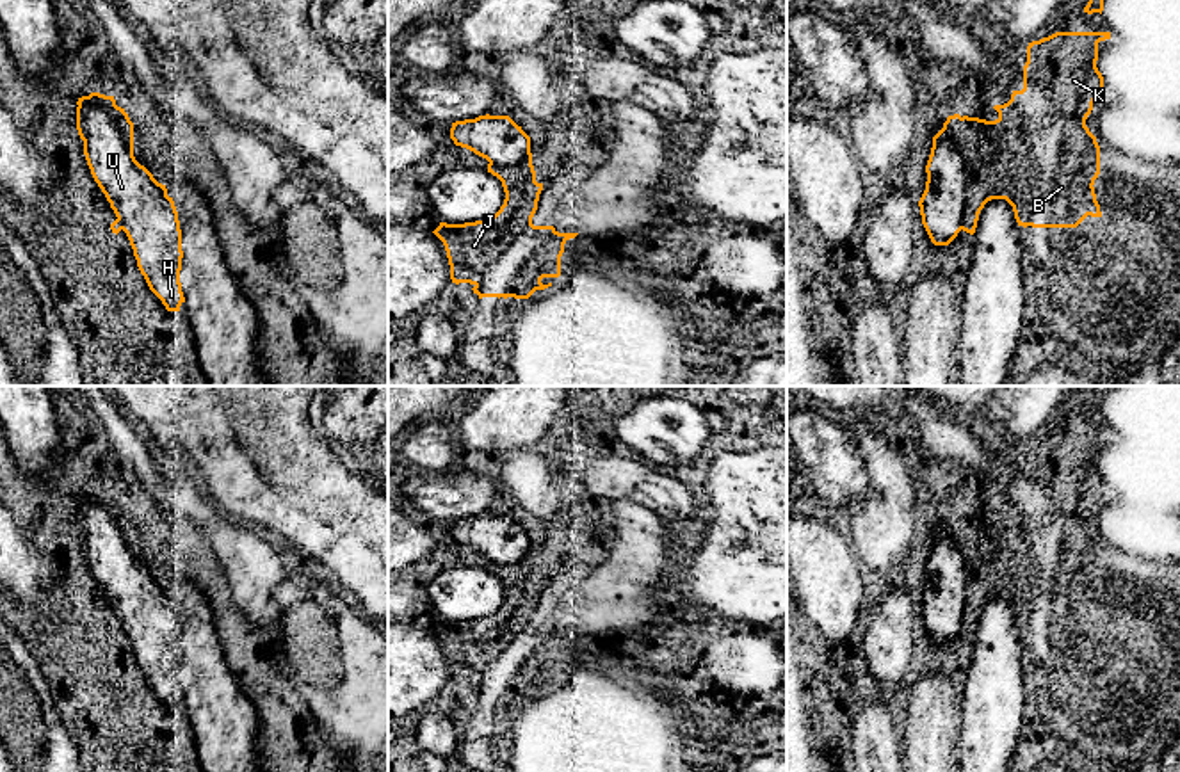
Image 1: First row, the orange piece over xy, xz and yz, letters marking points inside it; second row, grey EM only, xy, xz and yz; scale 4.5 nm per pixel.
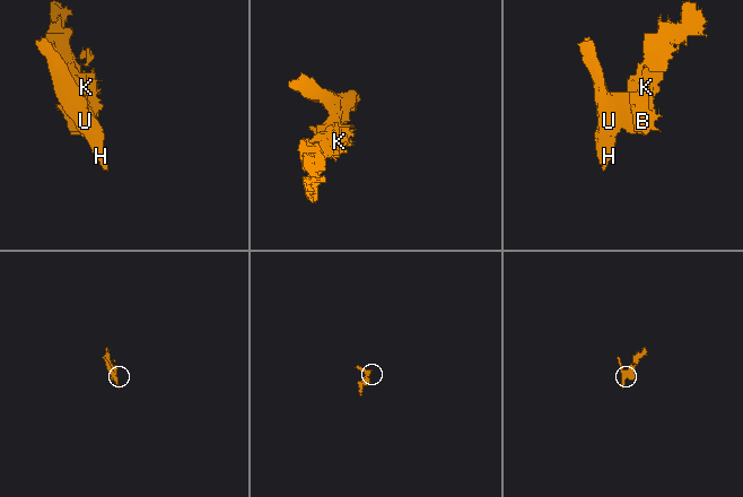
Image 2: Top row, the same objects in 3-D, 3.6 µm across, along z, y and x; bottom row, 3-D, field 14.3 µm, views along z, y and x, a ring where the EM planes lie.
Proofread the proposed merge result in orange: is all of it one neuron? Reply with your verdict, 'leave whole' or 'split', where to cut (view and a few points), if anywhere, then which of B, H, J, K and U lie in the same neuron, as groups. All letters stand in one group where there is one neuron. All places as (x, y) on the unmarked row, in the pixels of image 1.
split; cut yz (942, 527), (963, 562), (965, 609), (961, 627); groups B J K / H U

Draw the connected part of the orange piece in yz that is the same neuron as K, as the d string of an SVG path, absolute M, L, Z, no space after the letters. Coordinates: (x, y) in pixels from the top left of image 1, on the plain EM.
M1055 430L1027 445L1023 464L1023 487L1013 489L1011 498L995 503L995 519L968 514L949 514L943 528L950 534L965 562L965 610L961 628L974 633L979 612L991 598L1006 598L1014 610L1018 624L1077 626L1087 614L1102 615L1095 592L1100 573L1100 544L1086 525L1096 496L1103 493L1103 475L1096 466L1098 441L1111 438L1111 430Z

